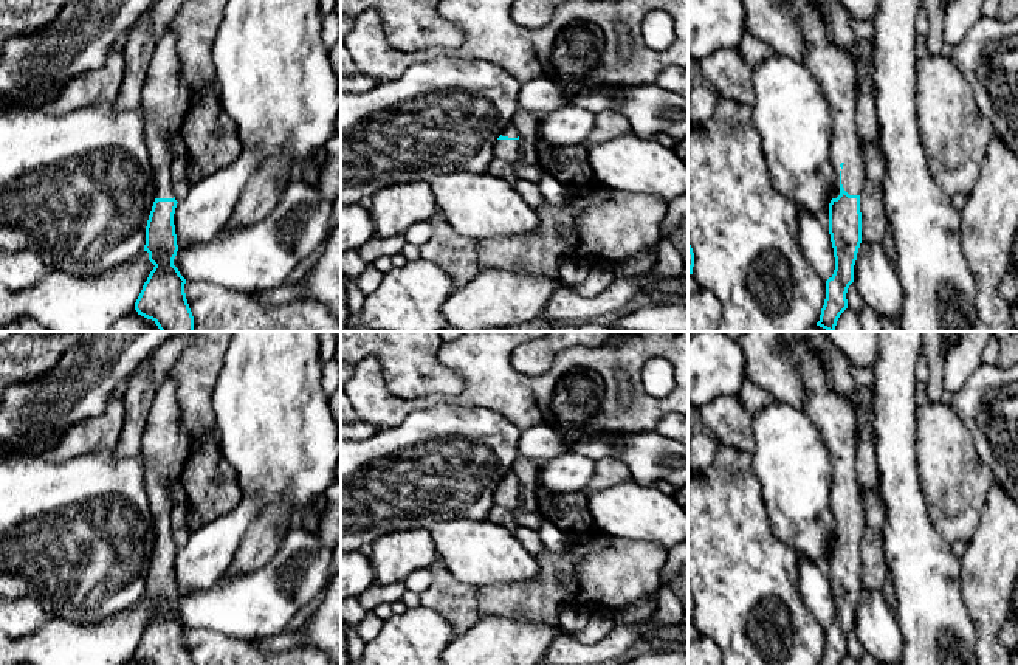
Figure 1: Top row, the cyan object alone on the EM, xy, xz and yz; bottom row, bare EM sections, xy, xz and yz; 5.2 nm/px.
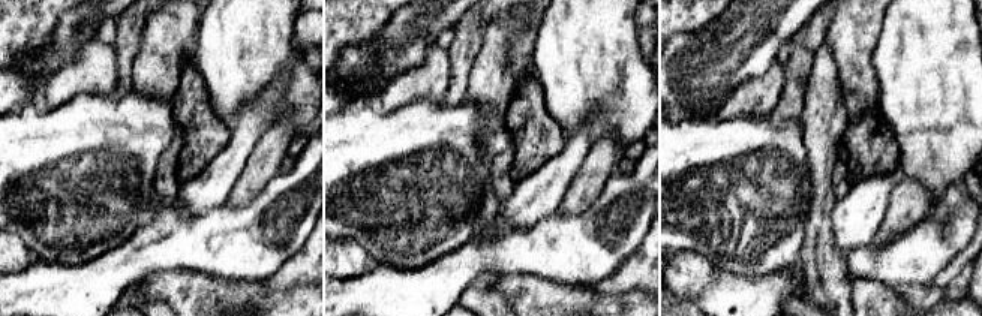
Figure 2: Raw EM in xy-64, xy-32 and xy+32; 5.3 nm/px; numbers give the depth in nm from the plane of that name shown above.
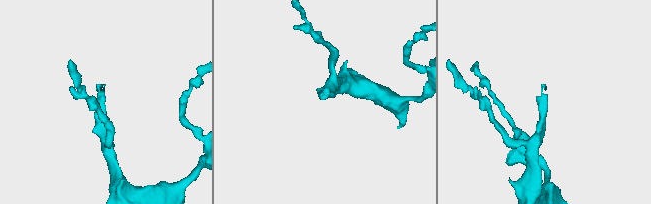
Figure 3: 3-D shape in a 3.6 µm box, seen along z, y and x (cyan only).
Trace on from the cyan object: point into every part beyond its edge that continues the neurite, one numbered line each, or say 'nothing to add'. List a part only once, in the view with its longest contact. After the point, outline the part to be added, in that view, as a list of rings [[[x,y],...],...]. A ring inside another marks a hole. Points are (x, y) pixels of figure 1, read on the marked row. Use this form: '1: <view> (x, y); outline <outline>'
1: yz (832, 67); outline [[[798,0],[798,28],[804,39],[806,65],[813,73],[832,109],[834,194],[843,186],[849,195],[860,195],[866,169],[855,126],[855,65],[844,47],[831,40],[829,25],[809,0]]]

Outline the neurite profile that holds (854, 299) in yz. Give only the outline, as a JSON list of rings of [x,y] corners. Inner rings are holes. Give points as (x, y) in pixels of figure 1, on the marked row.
[[[854,282],[848,288],[846,299],[848,308],[855,313],[862,312],[866,307]]]

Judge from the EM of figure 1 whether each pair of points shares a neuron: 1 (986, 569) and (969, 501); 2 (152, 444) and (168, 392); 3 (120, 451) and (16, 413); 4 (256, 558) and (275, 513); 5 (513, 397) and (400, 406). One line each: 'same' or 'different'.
1: different
2: same
3: different
4: same
5: same

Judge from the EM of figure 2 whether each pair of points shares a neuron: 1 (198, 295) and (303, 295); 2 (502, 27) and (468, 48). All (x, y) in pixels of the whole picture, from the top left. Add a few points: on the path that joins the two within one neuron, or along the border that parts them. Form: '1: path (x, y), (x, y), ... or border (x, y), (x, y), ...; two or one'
1: path (224, 298), (278, 298); one
2: border (483, 27), (480, 50), (468, 72); two

